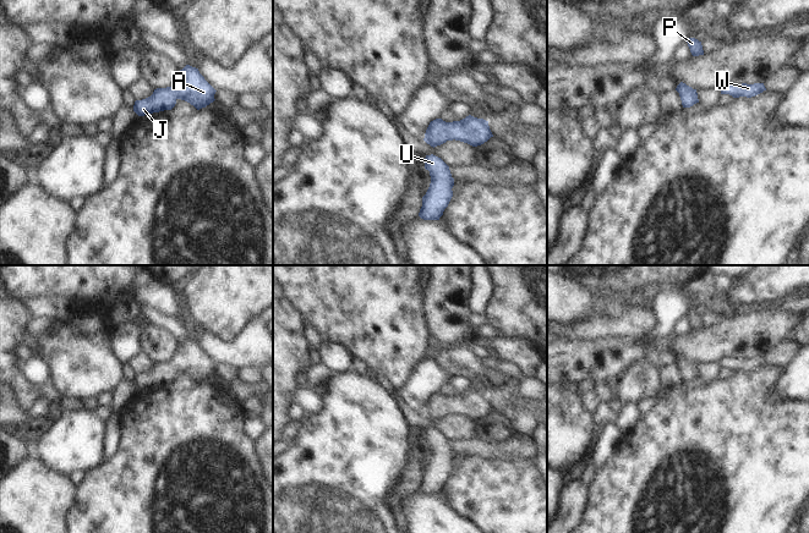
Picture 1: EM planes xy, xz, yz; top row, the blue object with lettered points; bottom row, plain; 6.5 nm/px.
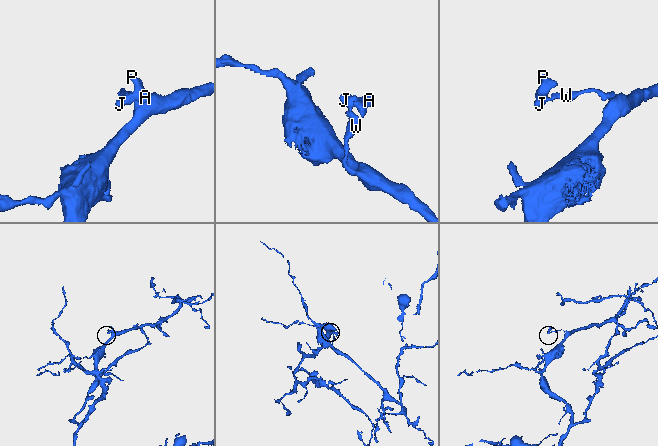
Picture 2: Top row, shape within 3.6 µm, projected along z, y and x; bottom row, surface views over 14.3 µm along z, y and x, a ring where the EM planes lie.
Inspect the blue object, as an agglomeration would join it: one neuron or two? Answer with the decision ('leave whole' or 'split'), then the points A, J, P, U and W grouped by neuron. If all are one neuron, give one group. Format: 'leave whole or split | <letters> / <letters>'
leave whole | A J P U W

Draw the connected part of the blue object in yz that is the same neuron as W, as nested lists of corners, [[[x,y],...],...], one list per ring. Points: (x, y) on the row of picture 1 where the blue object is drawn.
[[[725,83],[720,87],[721,94],[729,94],[733,98],[739,98],[739,97],[747,97],[751,98],[755,97],[764,90],[766,90],[764,83],[754,83],[754,84],[736,84],[736,83]]]

